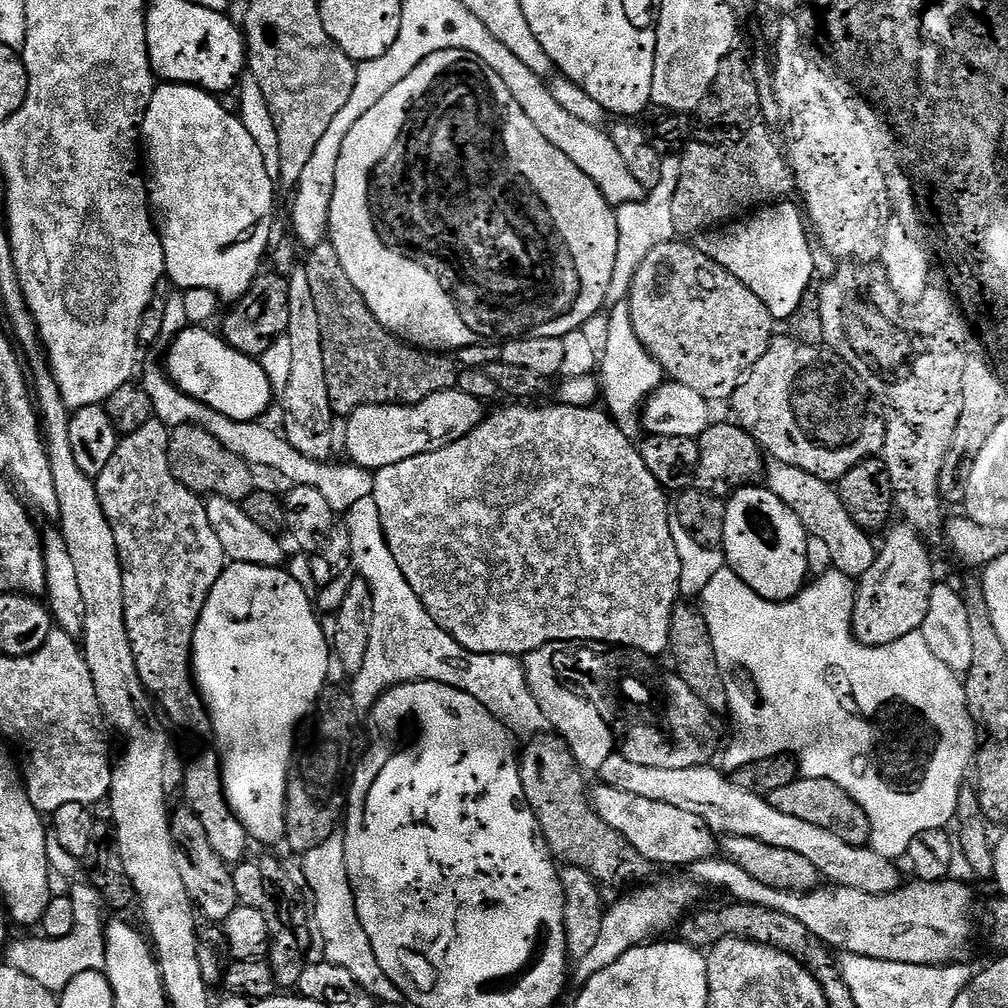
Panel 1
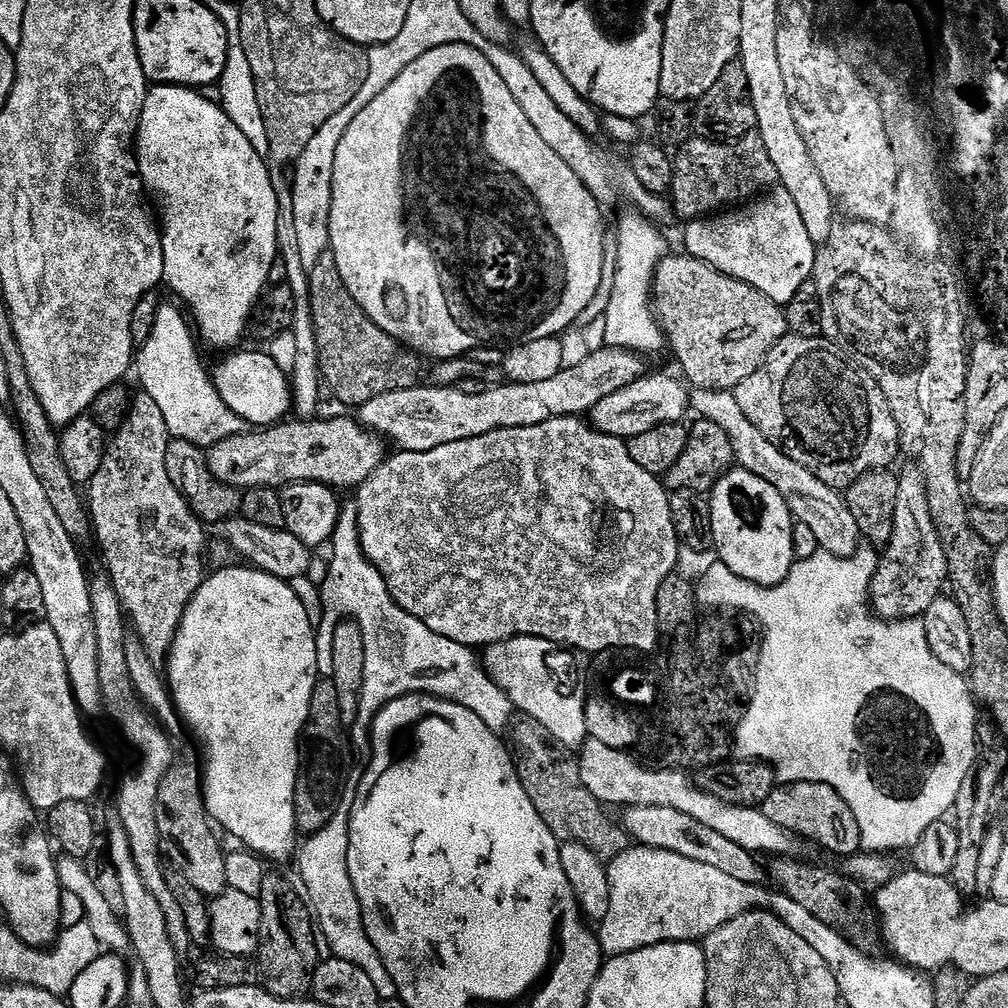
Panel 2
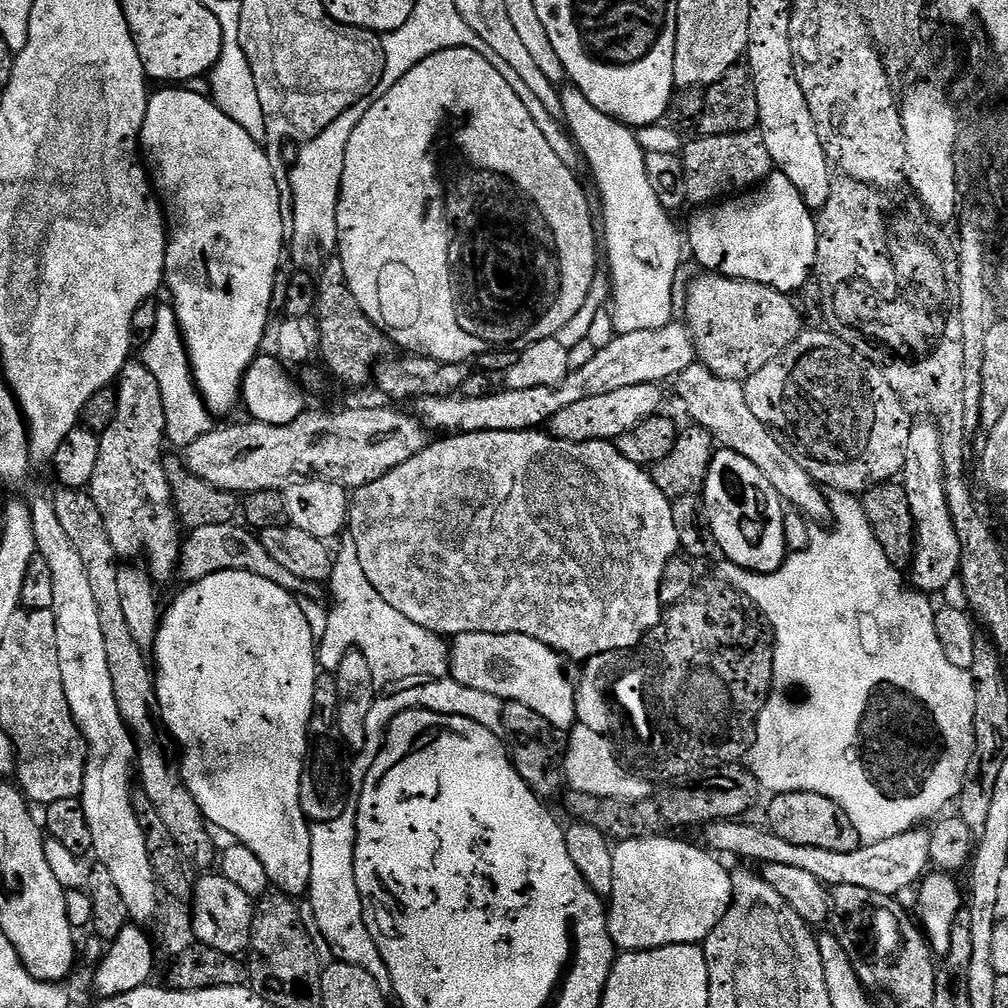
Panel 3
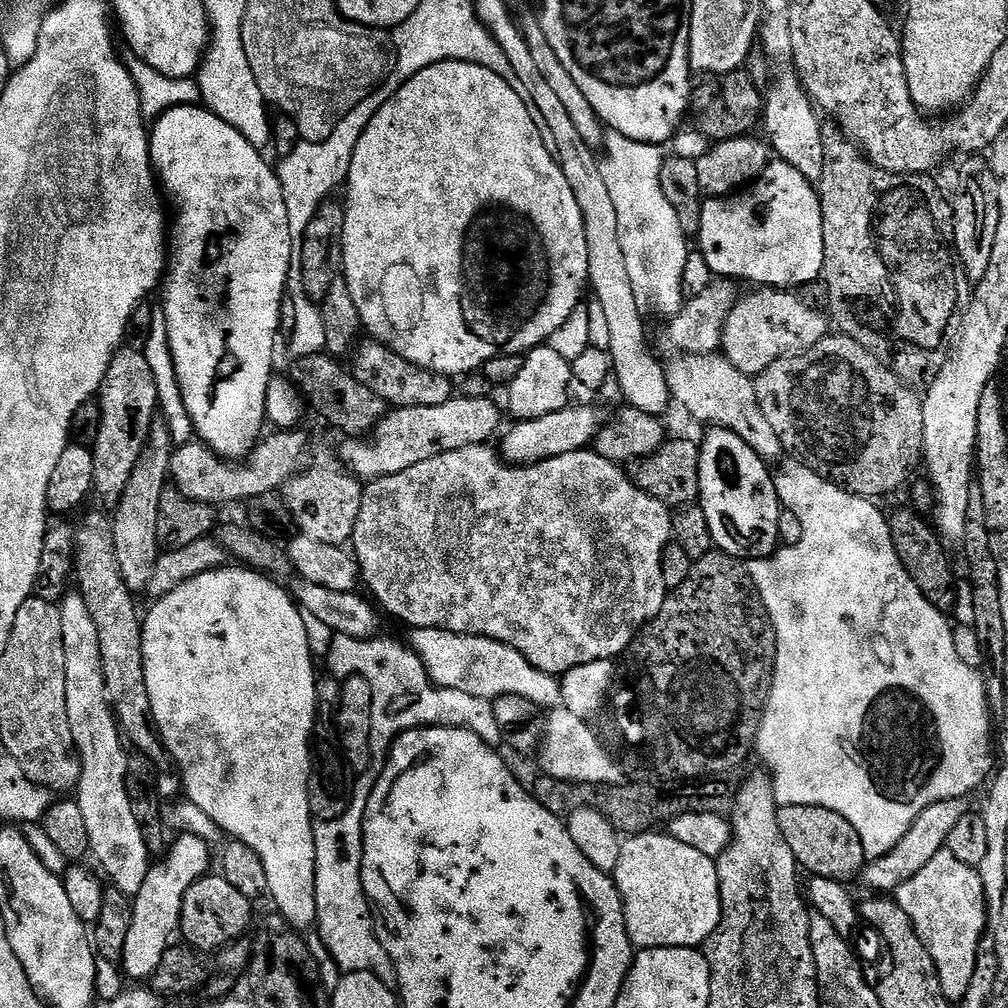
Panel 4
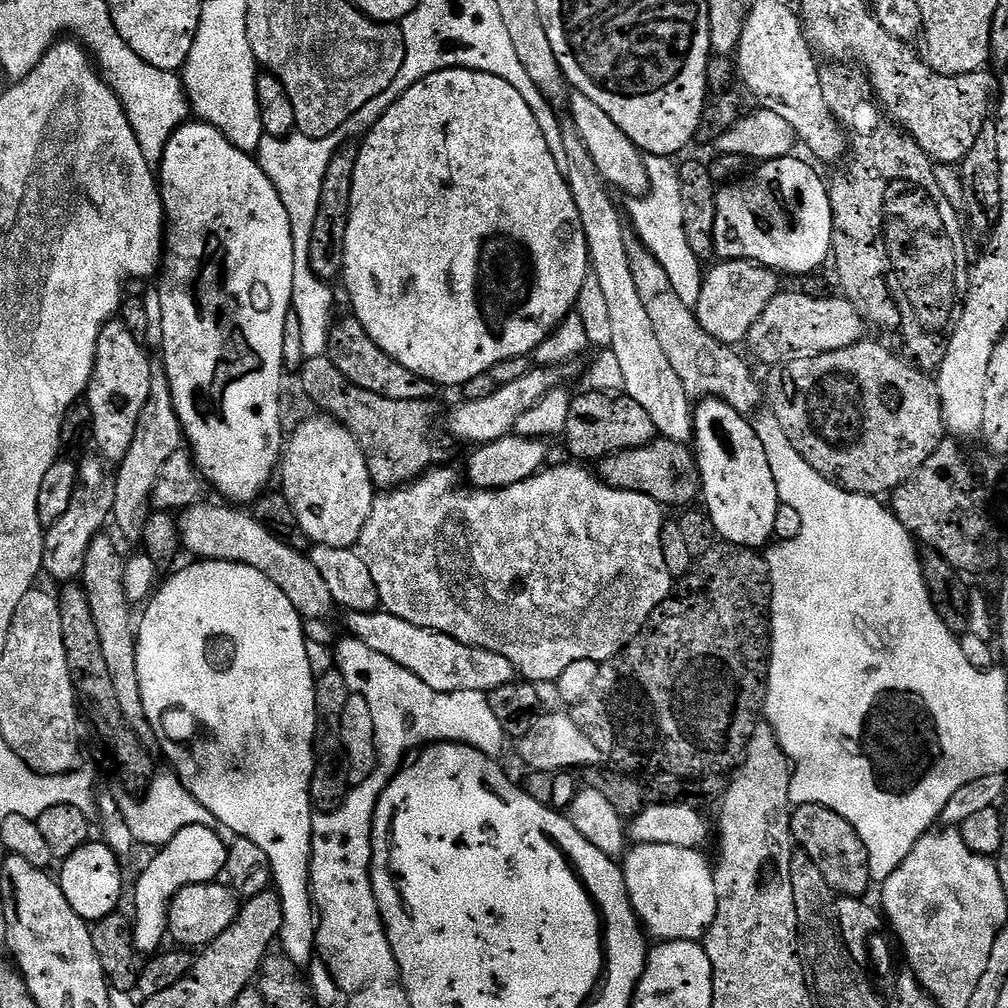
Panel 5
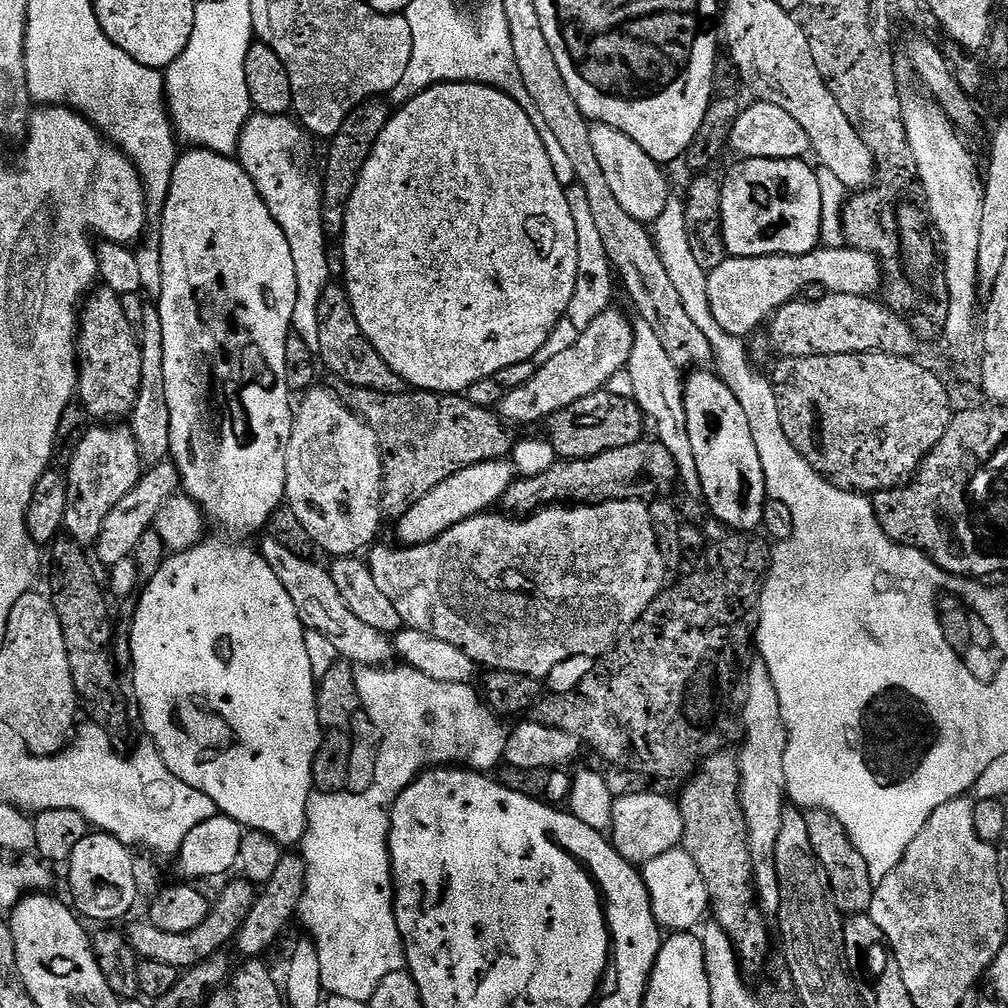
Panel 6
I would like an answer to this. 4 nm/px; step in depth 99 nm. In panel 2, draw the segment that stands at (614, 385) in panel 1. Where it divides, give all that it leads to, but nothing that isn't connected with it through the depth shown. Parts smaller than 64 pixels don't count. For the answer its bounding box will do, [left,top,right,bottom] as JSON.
[604,210,670,356]

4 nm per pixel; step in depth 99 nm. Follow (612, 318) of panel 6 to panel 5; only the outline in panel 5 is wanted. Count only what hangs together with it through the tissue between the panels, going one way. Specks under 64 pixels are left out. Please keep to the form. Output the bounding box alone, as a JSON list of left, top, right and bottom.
[448,367,558,446]

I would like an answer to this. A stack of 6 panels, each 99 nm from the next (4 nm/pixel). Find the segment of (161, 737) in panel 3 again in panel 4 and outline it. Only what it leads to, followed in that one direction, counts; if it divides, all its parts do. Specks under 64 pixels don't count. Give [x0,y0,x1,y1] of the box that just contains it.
[74,512,166,757]

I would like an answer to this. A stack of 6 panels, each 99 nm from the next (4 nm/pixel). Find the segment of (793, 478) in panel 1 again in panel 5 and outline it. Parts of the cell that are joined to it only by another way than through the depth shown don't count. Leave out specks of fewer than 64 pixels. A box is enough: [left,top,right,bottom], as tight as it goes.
[626,239,762,414]

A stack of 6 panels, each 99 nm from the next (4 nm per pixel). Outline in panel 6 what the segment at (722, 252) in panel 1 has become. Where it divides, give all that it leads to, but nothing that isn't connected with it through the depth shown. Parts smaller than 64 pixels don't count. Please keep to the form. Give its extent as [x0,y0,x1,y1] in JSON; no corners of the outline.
[720,158,822,256]

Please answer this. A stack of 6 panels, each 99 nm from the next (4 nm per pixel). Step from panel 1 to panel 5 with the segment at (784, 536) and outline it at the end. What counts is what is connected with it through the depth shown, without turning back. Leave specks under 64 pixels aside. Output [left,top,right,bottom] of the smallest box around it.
[692,398,780,549]

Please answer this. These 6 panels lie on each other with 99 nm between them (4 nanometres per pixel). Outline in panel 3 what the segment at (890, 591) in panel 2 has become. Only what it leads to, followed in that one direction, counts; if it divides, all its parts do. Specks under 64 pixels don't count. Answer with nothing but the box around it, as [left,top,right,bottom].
[902,423,962,594]

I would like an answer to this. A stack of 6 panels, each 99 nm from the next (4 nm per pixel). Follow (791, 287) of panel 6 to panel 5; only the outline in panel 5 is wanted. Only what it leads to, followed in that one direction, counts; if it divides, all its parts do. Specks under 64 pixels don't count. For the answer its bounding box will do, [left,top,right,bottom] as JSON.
[694,260,781,346]

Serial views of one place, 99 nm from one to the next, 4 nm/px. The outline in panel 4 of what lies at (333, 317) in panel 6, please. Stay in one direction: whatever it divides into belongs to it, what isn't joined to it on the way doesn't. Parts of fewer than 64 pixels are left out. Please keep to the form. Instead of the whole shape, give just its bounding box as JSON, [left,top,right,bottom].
[350,343,456,408]

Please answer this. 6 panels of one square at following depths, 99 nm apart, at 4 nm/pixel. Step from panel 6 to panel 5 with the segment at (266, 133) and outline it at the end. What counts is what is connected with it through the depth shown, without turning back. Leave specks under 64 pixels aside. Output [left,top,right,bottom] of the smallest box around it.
[258,134,341,357]

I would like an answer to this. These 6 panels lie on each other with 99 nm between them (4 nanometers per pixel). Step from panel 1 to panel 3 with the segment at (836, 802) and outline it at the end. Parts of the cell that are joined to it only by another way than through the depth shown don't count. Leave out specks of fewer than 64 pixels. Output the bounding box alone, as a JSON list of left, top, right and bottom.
[767,794,862,852]

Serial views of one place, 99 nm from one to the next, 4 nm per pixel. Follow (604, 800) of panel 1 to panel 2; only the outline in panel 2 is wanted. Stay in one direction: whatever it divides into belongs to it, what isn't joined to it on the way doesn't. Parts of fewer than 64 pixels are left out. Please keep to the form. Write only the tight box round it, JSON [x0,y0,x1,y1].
[622,806,765,885]

